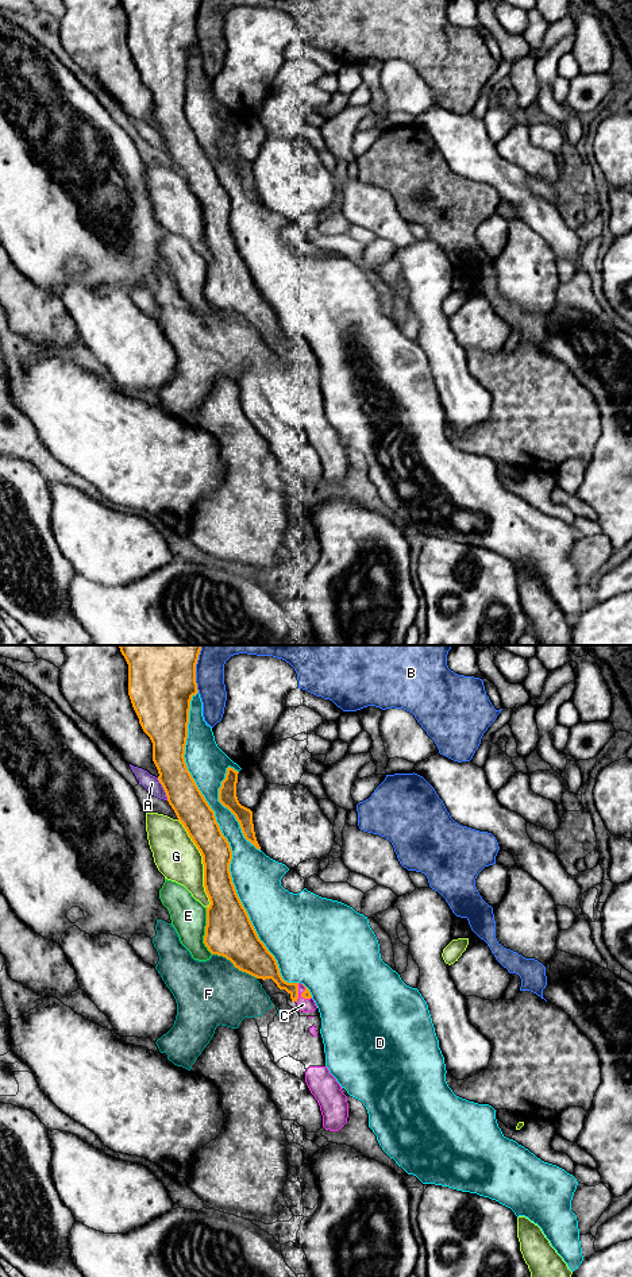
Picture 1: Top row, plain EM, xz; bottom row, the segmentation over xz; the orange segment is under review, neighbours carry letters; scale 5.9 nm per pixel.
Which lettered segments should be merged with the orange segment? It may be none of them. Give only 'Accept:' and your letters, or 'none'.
Accept: C

